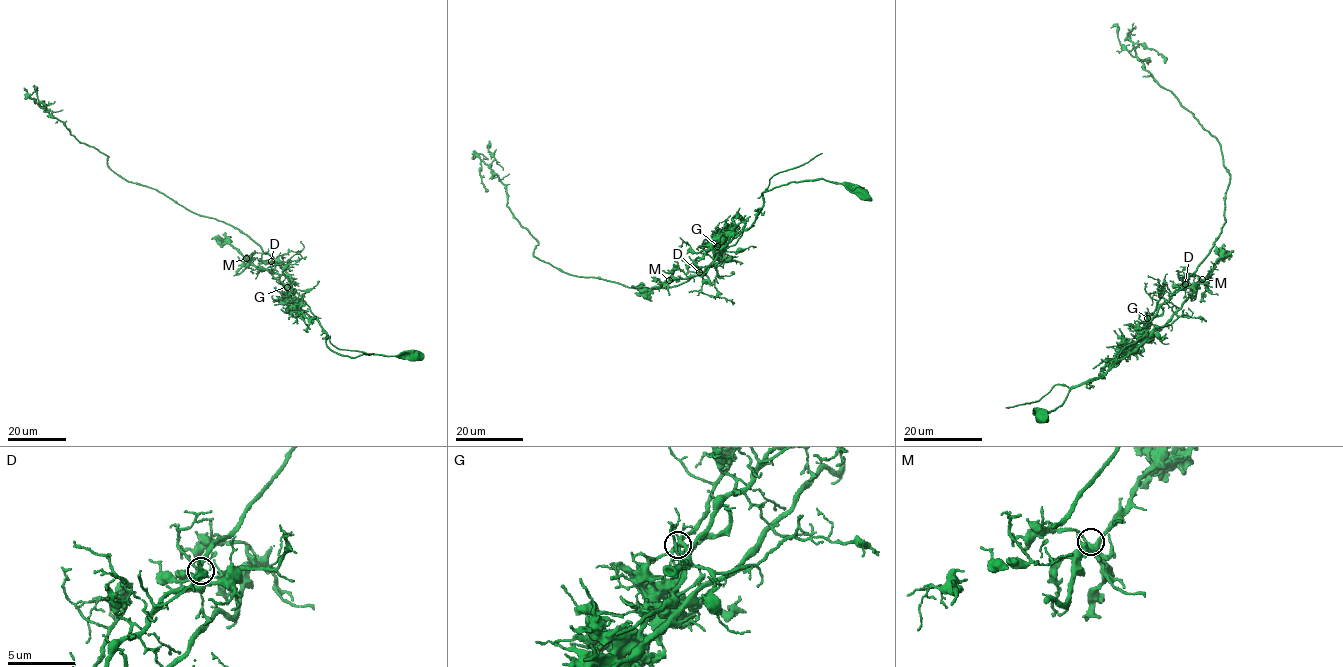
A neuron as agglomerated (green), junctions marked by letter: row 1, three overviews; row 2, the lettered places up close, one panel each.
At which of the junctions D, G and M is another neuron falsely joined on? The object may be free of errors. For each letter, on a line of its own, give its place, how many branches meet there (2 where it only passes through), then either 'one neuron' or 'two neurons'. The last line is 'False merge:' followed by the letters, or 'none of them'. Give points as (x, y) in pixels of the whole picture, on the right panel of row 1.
D: at (1185, 284); 4 branches meet; one neuron
G: at (1147, 318); 7 branches meet; two neurons
M: at (1202, 279); 5 branches meet; one neuron
False merge: G

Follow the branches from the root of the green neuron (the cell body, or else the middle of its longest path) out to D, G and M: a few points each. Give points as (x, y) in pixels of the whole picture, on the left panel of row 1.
D: (415, 356), (349, 357), (332, 351), (326, 344), (325, 330), (304, 301), (294, 295), (292, 279), (271, 261)
G: (415, 356), (349, 357), (332, 351), (326, 344), (325, 330), (301, 310), (287, 287)
M: (415, 356), (349, 357), (332, 351), (326, 344), (325, 330), (301, 310), (278, 275), (258, 270), (246, 258)

